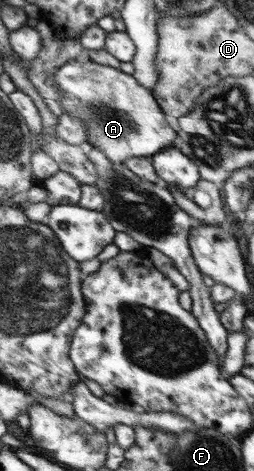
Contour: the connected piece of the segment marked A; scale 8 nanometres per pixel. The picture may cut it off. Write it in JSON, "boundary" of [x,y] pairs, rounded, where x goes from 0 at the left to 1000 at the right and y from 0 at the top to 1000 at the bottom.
{"boundary":[[[283,127],[224,151],[224,178],[240,189],[240,214],[228,217],[248,231],[244,240],[323,253],[350,282],[343,310],[398,316],[449,346],[492,346],[516,333],[598,333],[661,312],[681,312],[677,304],[701,295],[689,257],[654,246],[602,195],[524,157],[394,138],[362,127]]]}

